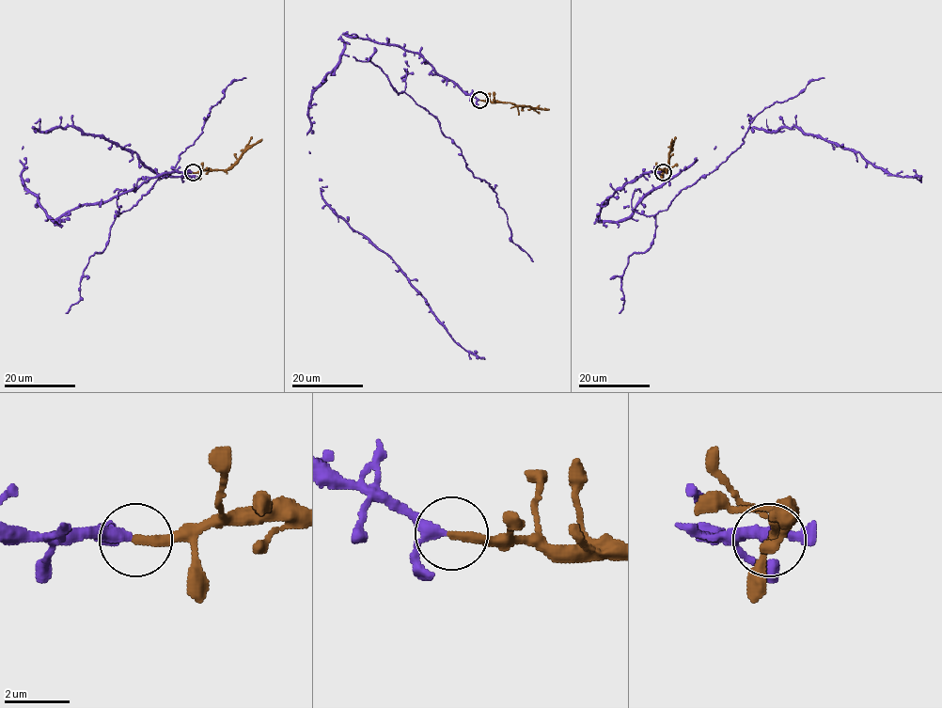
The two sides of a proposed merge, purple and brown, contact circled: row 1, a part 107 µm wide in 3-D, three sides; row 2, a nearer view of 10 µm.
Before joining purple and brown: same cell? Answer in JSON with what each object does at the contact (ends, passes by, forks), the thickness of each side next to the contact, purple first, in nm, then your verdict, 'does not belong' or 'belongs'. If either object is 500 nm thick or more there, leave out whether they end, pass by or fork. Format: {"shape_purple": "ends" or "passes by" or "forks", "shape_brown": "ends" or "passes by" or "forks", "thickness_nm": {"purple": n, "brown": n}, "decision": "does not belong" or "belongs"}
{"shape_purple": "passes by", "shape_brown": "ends", "thickness_nm": {"purple": 280, "brown": 300}, "decision": "belongs"}

